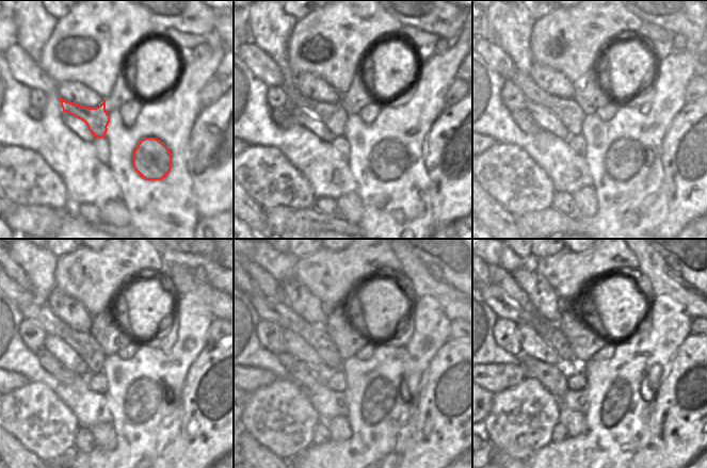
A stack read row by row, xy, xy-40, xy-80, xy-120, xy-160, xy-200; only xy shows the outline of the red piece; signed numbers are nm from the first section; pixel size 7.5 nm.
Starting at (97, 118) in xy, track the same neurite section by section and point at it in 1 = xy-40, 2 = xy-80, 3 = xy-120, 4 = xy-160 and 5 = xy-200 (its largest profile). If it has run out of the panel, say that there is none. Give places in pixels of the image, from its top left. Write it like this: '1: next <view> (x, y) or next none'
1: next xy-40 (333, 115)
2: next xy-80 (568, 111)
3: next xy-120 (84, 344)
4: next xy-160 (278, 312)
5: next xy-200 (502, 305)

